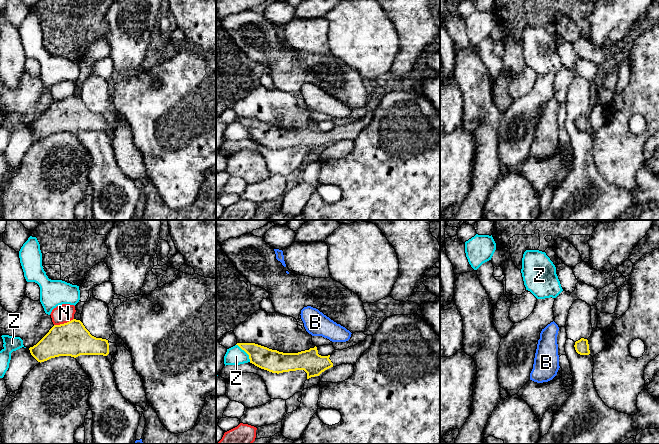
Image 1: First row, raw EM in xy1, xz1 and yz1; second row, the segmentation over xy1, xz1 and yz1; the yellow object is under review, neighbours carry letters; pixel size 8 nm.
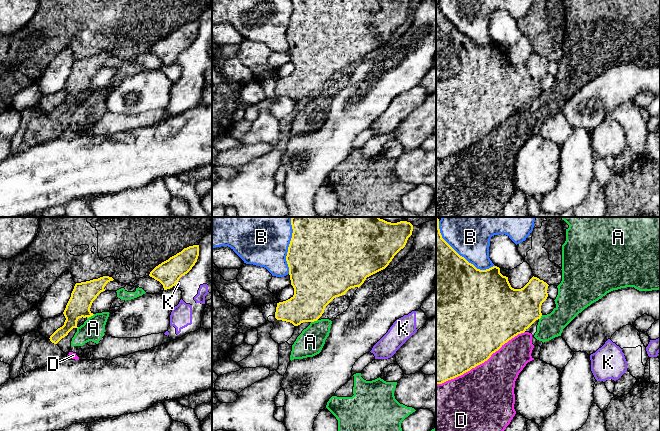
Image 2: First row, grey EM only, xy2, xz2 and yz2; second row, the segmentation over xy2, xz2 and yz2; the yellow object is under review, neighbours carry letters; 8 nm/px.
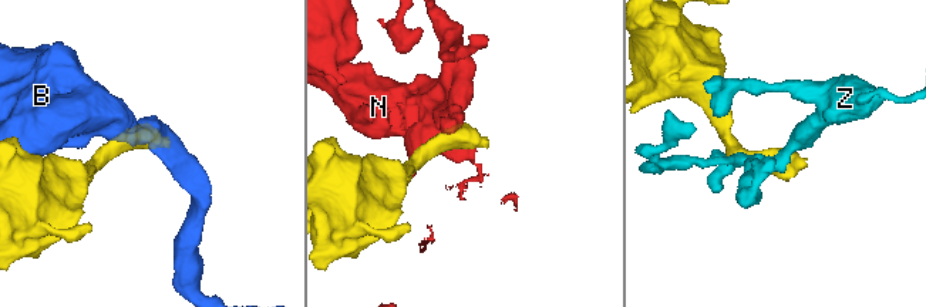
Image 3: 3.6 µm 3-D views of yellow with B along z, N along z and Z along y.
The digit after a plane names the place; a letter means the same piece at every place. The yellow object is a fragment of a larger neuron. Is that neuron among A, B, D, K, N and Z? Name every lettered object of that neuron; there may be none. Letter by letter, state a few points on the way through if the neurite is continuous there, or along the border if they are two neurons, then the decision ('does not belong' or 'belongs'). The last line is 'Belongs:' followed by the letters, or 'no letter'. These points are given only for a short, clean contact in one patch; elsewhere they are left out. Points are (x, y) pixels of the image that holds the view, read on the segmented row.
A: along xy2 (94, 314), (87, 318) | does not belong
B: does not belong
D: does not belong
K: along xy2 (178, 280), (175, 284) | does not belong
N: along xy1 (73, 318), (54, 325) | does not belong
Z: does not belong
Belongs: no letter

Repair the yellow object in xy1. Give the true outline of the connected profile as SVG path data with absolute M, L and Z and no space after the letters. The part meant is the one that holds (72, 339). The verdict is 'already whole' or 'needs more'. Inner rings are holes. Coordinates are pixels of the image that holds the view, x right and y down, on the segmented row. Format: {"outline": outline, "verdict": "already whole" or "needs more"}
{"outline": "M73 319L64 324L54 325L29 350L41 363L59 356L76 358L80 355L113 355L117 351L117 345L92 336L80 320Z", "verdict": "needs more"}

